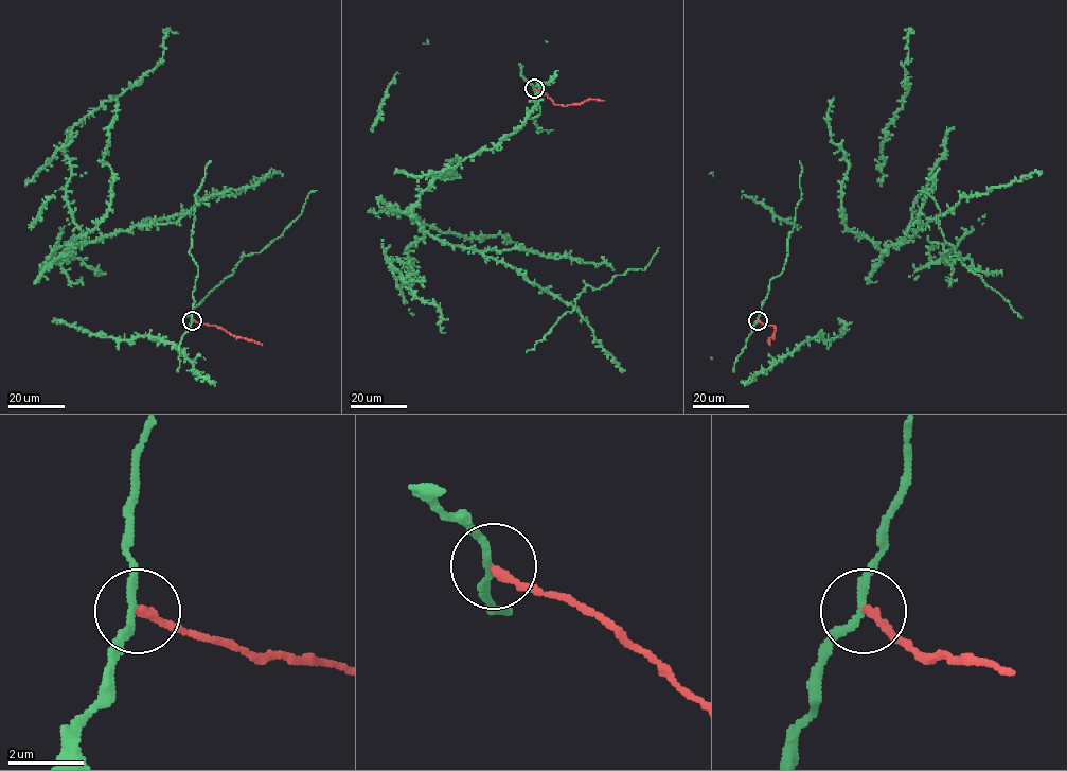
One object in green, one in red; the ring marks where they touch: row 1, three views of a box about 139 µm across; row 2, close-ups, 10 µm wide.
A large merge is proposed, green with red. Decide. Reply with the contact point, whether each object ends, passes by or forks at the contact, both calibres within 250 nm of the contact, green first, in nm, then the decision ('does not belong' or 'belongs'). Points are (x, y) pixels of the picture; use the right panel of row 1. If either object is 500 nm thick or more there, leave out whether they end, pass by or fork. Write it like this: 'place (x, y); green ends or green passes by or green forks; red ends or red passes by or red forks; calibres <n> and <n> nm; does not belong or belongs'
place (758, 320); green passes by; red ends; calibres 190 and 240 nm; does not belong

